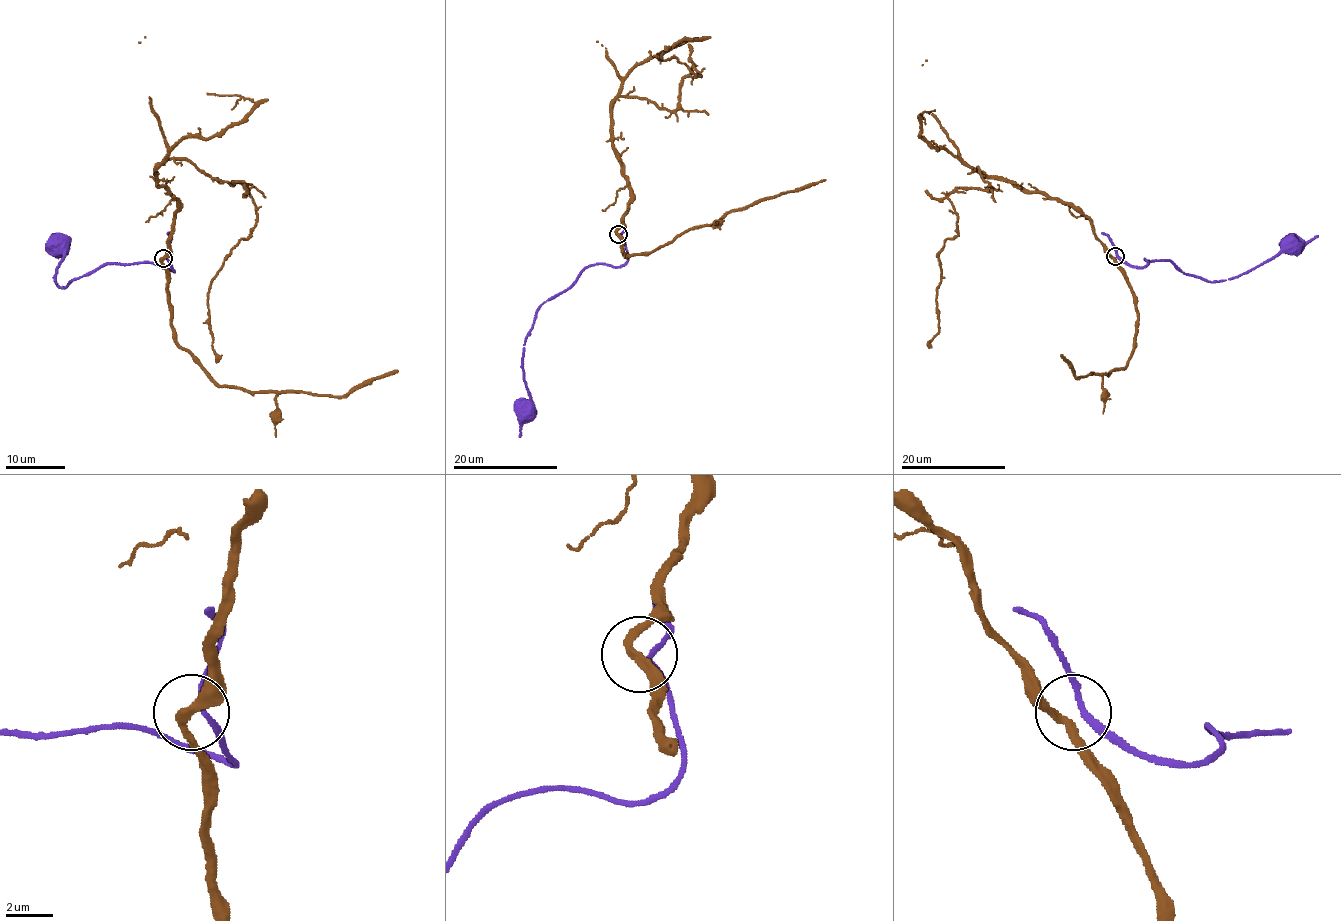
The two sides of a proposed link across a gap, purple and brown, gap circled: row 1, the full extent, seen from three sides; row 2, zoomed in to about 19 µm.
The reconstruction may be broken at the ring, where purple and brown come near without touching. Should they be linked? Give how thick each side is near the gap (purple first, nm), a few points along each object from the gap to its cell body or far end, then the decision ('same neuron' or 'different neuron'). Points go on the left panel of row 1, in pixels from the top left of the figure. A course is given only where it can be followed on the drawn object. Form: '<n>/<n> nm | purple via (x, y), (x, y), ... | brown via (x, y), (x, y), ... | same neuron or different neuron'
240/300 nm | purple via (166, 258), (174, 270), (152, 263), (106, 263), (60, 288), (56, 278), (63, 252), (50, 247), (54, 247) | brown via (161, 260), (177, 208), (157, 169), (191, 161), (209, 177), (241, 181), (256, 226), (207, 294), (217, 362) | same neuron

